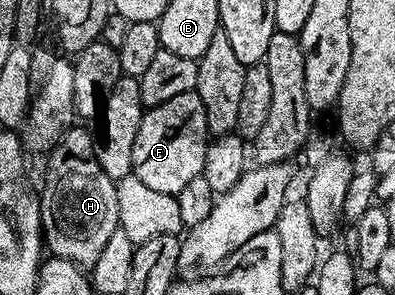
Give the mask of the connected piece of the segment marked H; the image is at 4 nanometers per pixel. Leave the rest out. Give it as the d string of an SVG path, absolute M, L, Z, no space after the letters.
M71 127L48 154L50 170L42 189L40 185L42 235L53 256L93 267L118 229L116 183L100 167L95 134L93 137L88 130L78 128Z

